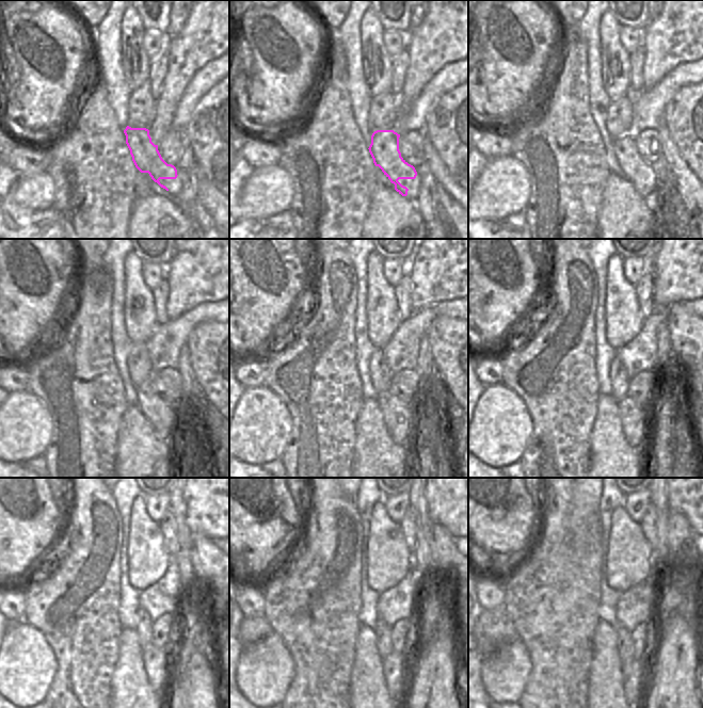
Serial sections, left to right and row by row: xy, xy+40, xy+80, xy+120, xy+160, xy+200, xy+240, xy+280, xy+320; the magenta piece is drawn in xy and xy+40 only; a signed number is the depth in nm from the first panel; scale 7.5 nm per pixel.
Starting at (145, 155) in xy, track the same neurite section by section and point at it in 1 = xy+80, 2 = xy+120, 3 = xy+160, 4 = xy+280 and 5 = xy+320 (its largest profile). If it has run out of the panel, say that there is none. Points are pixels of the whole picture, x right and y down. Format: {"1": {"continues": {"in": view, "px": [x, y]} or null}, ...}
{"1": {"continues": {"in": "xy+80", "px": [633, 167]}}, "2": {"continues": {"in": "xy+120", "px": [153, 407]}}, "3": {"continues": {"in": "xy+160", "px": [392, 408]}}, "4": {"continues": {"in": "xy+280", "px": [392, 665]}}, "5": {"continues": {"in": "xy+320", "px": [632, 671]}}}

